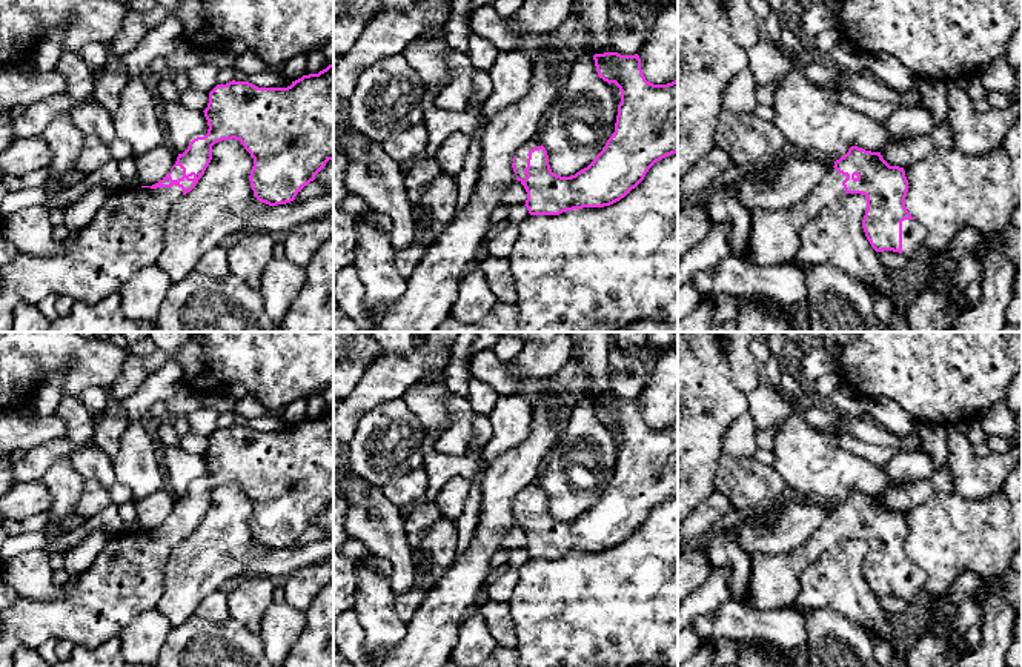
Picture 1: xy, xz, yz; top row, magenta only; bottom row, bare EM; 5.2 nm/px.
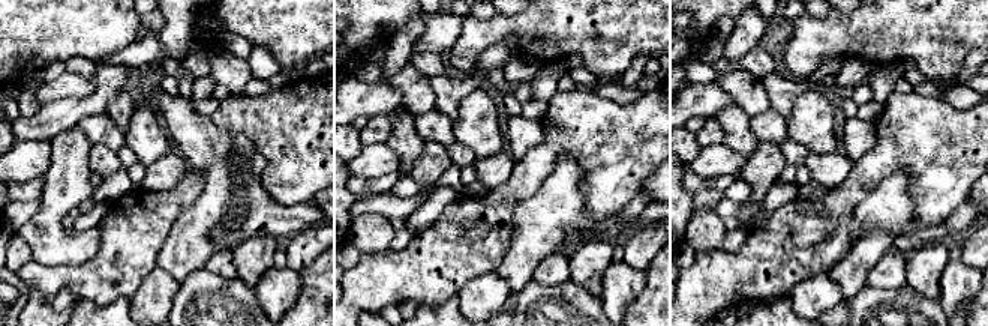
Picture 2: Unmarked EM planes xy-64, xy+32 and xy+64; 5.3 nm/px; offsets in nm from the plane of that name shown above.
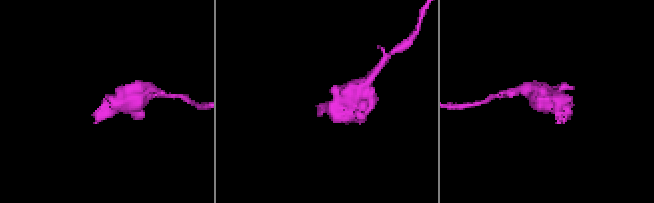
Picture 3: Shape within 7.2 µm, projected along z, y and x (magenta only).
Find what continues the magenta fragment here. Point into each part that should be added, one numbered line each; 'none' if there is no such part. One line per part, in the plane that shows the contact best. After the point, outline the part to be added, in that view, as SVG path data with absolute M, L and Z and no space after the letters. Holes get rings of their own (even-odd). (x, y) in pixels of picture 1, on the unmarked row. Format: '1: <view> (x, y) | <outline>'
1: xz (523, 498) | M535 480L526 490L523 490L516 496L516 504L515 504L515 512L516 512L516 519L524 524L527 519L524 518L524 513L527 512L527 503L529 503L529 495L533 492L541 490L538 480Z

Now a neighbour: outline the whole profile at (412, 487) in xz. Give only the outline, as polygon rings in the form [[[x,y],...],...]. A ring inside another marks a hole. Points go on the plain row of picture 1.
[[[424,466],[380,487],[381,495],[398,507],[421,501],[427,490],[429,478]]]

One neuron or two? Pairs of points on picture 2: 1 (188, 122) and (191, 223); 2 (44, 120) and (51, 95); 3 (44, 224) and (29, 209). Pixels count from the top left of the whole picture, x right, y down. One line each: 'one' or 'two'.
1: one
2: two
3: two

